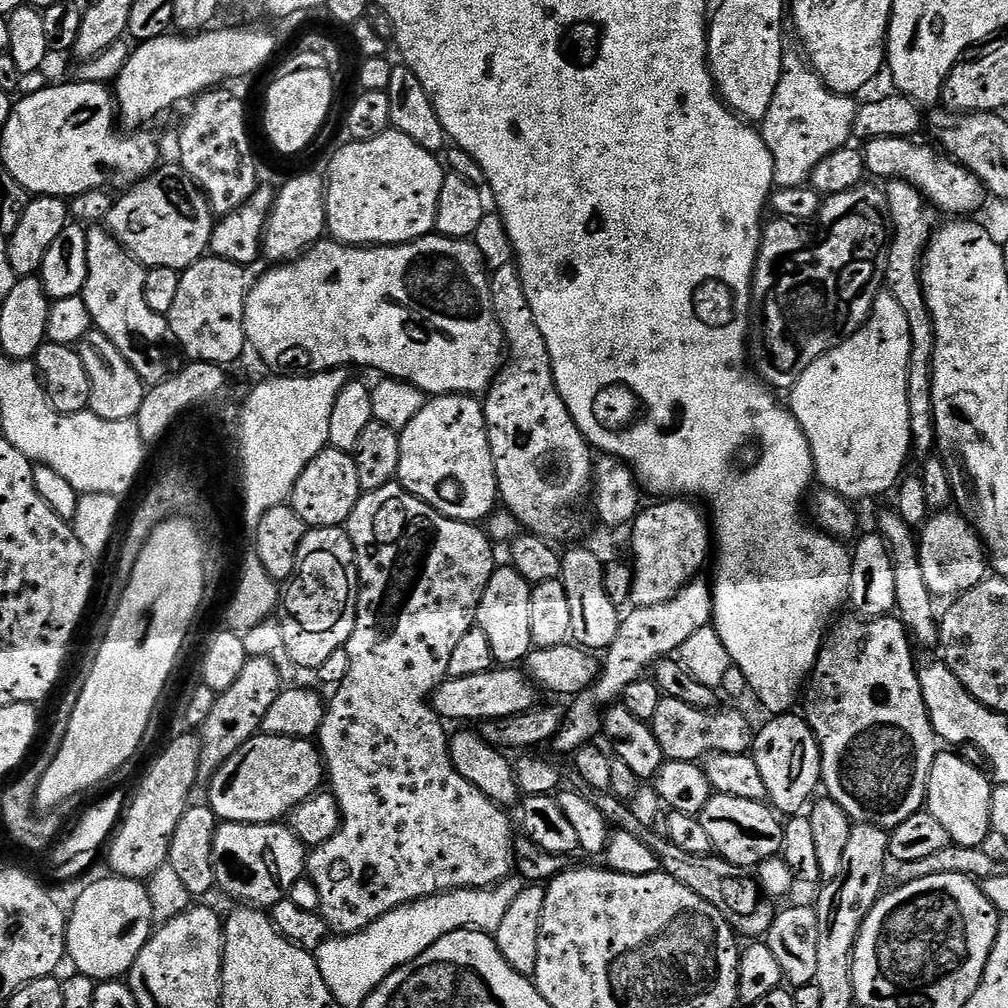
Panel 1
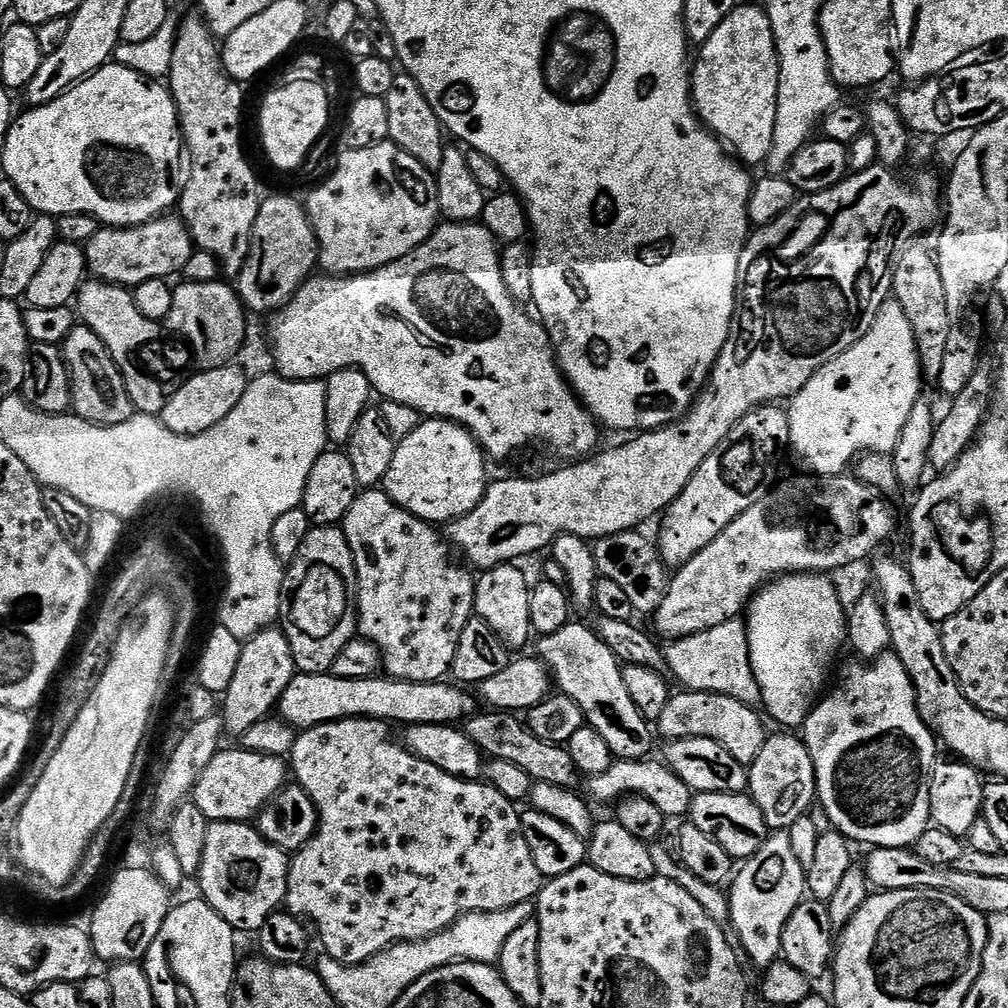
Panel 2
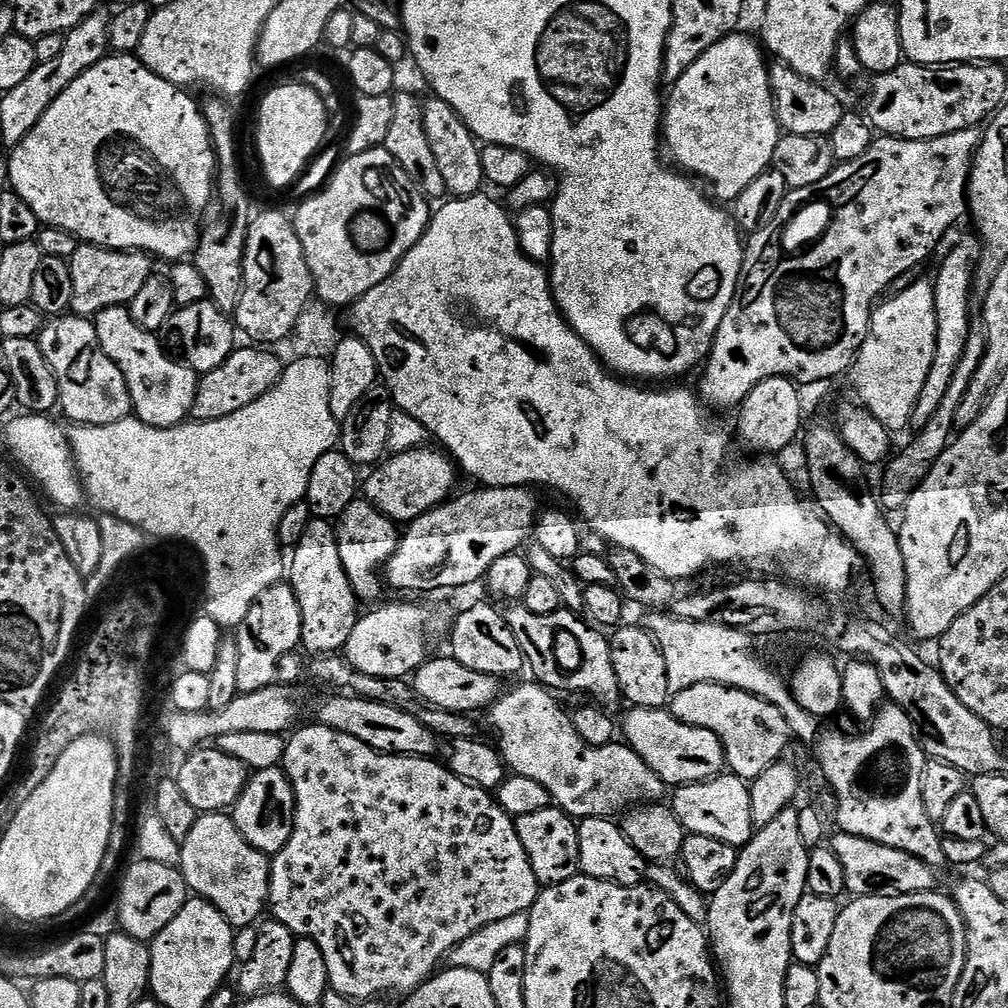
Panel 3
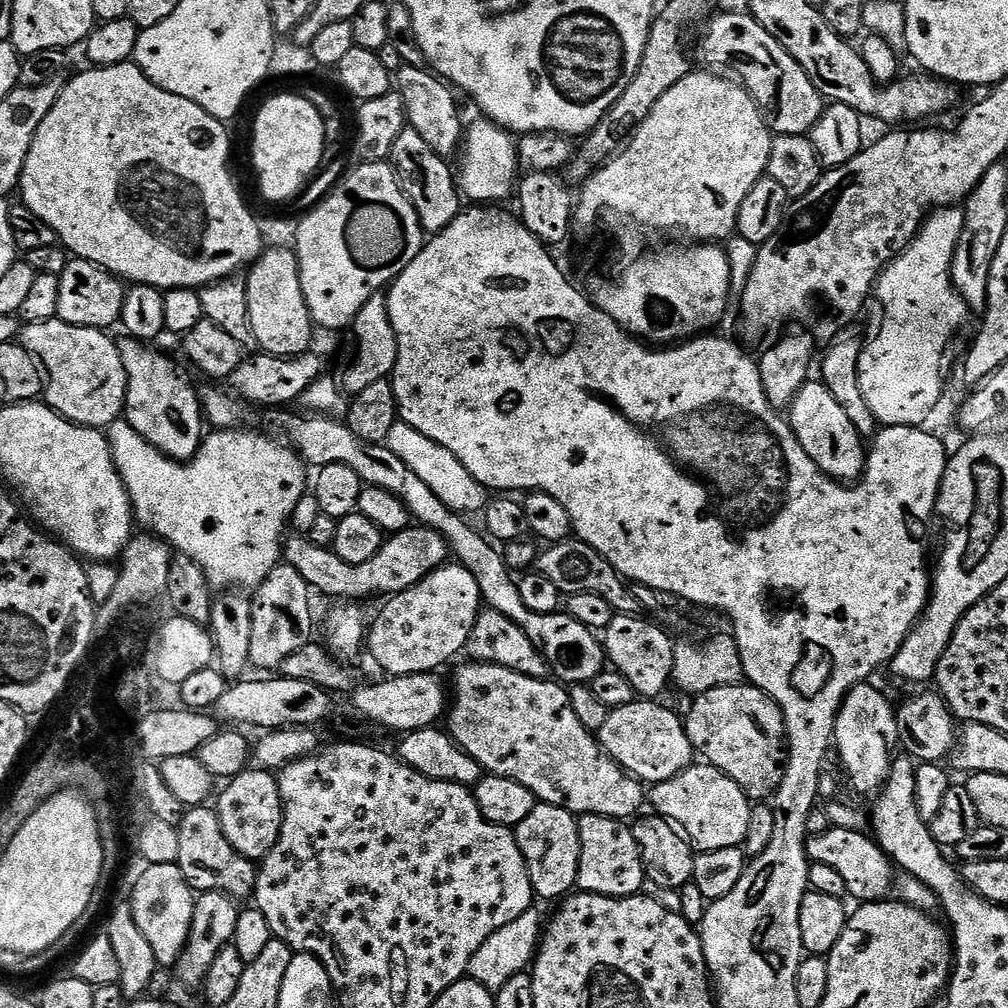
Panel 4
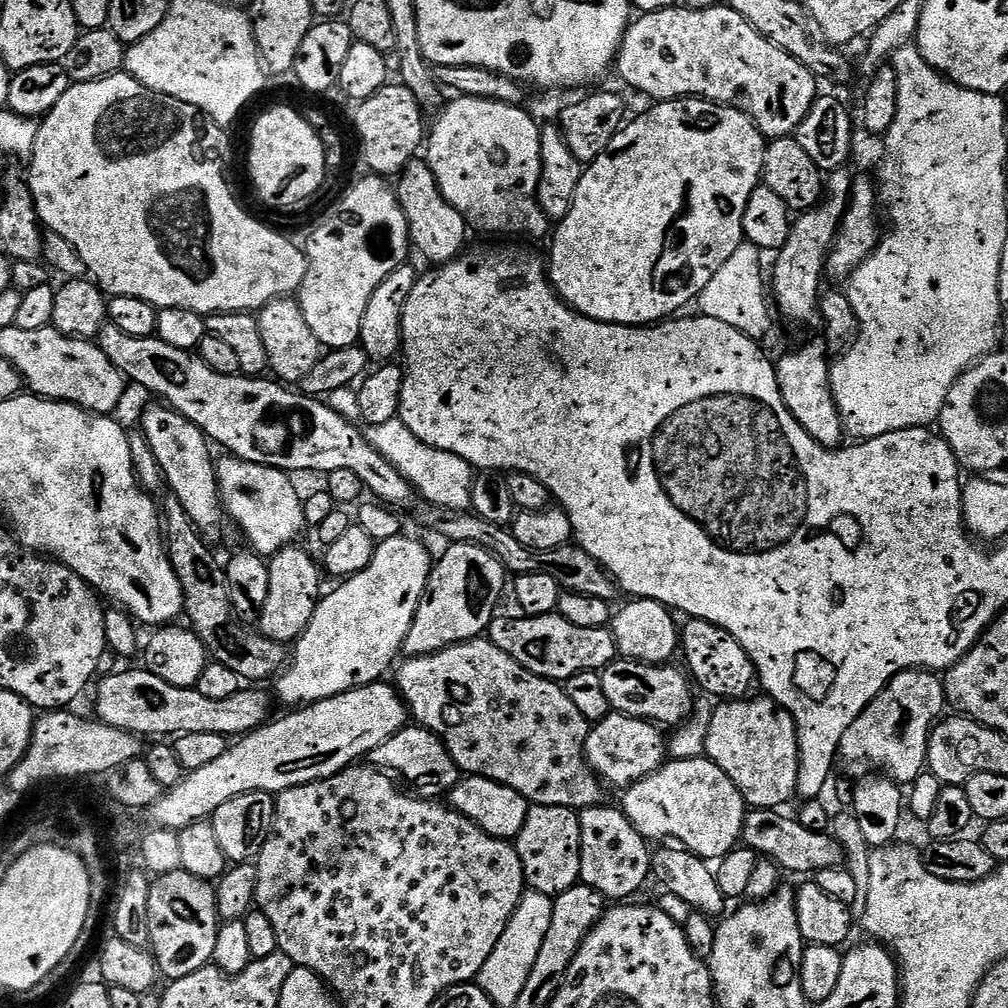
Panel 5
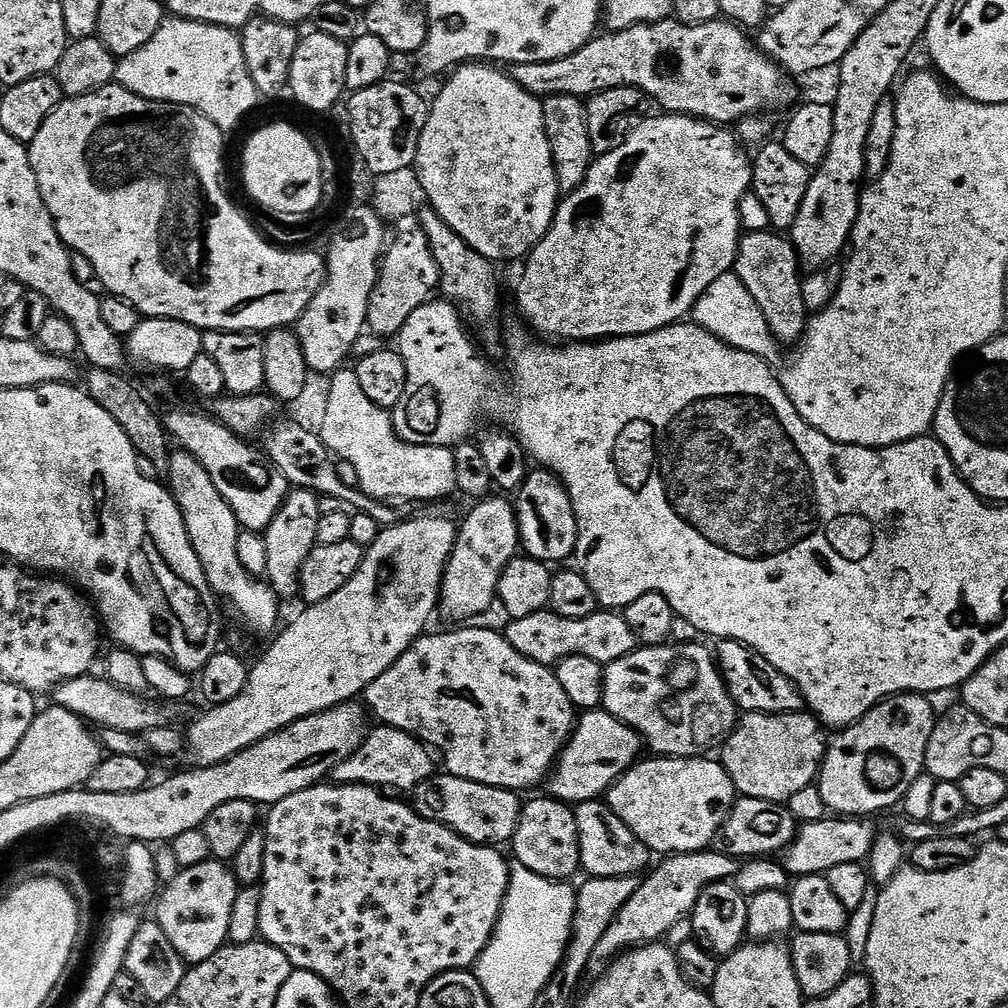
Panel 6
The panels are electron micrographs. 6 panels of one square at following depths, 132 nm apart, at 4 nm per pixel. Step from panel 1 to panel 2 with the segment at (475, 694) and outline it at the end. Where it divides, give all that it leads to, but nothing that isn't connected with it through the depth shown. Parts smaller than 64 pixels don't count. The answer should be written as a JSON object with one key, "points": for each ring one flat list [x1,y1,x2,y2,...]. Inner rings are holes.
{"points":[[300,672,286,686,278,703,279,719,285,720,297,730,313,728,326,722,335,720,383,720,389,725,407,726,409,724,450,724,459,725,461,722,468,721,478,712,478,700,475,695,472,696,467,687,457,686,452,682,410,682,409,680,396,680,387,674,377,674,367,676,366,678,338,678,331,674,319,672,310,674,309,672]]}

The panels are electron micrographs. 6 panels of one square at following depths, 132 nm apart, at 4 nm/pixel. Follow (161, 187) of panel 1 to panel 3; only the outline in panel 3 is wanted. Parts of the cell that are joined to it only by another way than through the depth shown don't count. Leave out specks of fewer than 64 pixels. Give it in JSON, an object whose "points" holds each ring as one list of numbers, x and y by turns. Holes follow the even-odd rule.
{"points":[[81,242,68,261,70,278,74,278,71,315,95,318,107,308,131,305,138,290,142,290,142,286,146,286,146,282,153,276,152,264,154,265,153,257,147,252,119,252,113,248]]}

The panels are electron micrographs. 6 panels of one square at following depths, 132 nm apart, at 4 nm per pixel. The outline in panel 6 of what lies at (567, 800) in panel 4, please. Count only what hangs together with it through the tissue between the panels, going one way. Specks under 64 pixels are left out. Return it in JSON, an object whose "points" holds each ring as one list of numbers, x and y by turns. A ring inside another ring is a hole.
{"points":[[460,626,457,627,460,628,457,632,436,632,433,636,425,634,418,637,400,655,398,662,394,662,394,666,390,666,390,670,386,670,374,682,370,682,370,686,365,688,362,693,362,700,367,711,371,715,373,712,380,719,377,721,383,727,397,728,403,732,409,732,411,736,416,736,424,741,429,749,435,750,438,756,438,751,440,751,441,757,439,756,439,759,442,761,443,771,447,775,466,778,470,782,482,782,486,786,498,786,517,794,524,794,527,788,536,788,539,784,541,787,547,781,556,757,564,748,569,737,572,736,572,729,576,727,578,712,577,709,572,707,570,698,566,698,566,690,562,690,562,685,558,683,555,671,549,665,534,662,530,658,526,658,526,654,518,654,518,650,514,650,514,646,510,646,510,642,504,637,503,631,497,630,495,632,492,628,472,627,476,626]]}

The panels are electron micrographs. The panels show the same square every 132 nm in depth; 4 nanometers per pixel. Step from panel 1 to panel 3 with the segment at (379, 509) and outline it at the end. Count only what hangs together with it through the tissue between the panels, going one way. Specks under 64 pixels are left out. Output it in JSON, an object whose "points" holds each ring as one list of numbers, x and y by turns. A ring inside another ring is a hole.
{"points":[[357,498,353,504,346,506,346,510,336,524,336,537,338,538,338,554,342,554,342,566,352,583,352,589,355,590,357,597,361,601,381,599,380,584,382,588,382,576,376,571,383,569,388,563,388,559,396,552,396,547,400,544,402,532,398,527,397,521,391,520,388,516,383,516,380,511,363,498],[315,722,309,724,309,728,297,727,287,737,284,745,282,767,294,790,296,817,290,842,286,842,282,851,277,852,270,860,272,873,268,908,271,919,282,922,282,926,290,929,296,937,313,940,318,950,322,950,322,958,326,958,331,991,342,994,347,1000,367,1002,383,997,383,992,416,992,427,980,437,975,448,953,466,942,470,934,482,930,482,926,490,926,490,922,499,922,501,918,527,912,540,895,542,885,536,881,530,858,526,858,526,850,522,850,522,838,518,838,515,819,505,814,493,793,462,782,462,778,458,778,441,761,439,764,439,759,427,756,392,756,389,752,374,750,366,746,366,742,358,742,358,738,347,736,338,730,330,730]]}

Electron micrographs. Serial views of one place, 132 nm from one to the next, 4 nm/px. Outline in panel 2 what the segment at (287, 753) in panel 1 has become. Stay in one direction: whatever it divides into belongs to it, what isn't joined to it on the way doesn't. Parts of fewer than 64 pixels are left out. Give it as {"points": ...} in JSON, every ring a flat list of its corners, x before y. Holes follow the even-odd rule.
{"points":[[236,746,227,752,217,752,215,758,202,770,195,788,192,789,191,799,206,814,210,822,218,820,251,821,285,787,290,776,290,768,281,757,270,754,248,752,243,746]]}

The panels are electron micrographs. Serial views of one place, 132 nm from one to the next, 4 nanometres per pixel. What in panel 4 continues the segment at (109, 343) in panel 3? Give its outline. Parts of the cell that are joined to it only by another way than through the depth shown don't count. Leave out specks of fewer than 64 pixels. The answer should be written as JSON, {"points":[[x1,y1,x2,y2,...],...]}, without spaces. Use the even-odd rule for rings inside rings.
{"points":[[131,338,121,339,119,345,120,357,128,375,123,419,169,460,192,460,206,435,201,397,196,397,195,390,176,373,175,366,162,353,151,352,148,349,151,347]]}

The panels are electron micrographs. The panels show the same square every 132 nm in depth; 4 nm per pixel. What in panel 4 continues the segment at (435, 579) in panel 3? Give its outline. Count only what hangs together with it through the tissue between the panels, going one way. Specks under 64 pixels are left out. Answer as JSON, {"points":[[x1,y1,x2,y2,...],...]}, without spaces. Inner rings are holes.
{"points":[[409,526,401,532,393,532,381,543,378,554,366,562,351,564,342,558,331,547,316,544,304,534,292,534,285,539,282,545,283,563,294,566,298,574,308,583,309,589,321,592,324,596,337,596,340,602,364,602,367,596,384,596,391,598,404,592,407,588,413,588,418,582,422,582,436,568,442,568,450,560,450,545,441,532,435,532,433,528,423,526]]}

